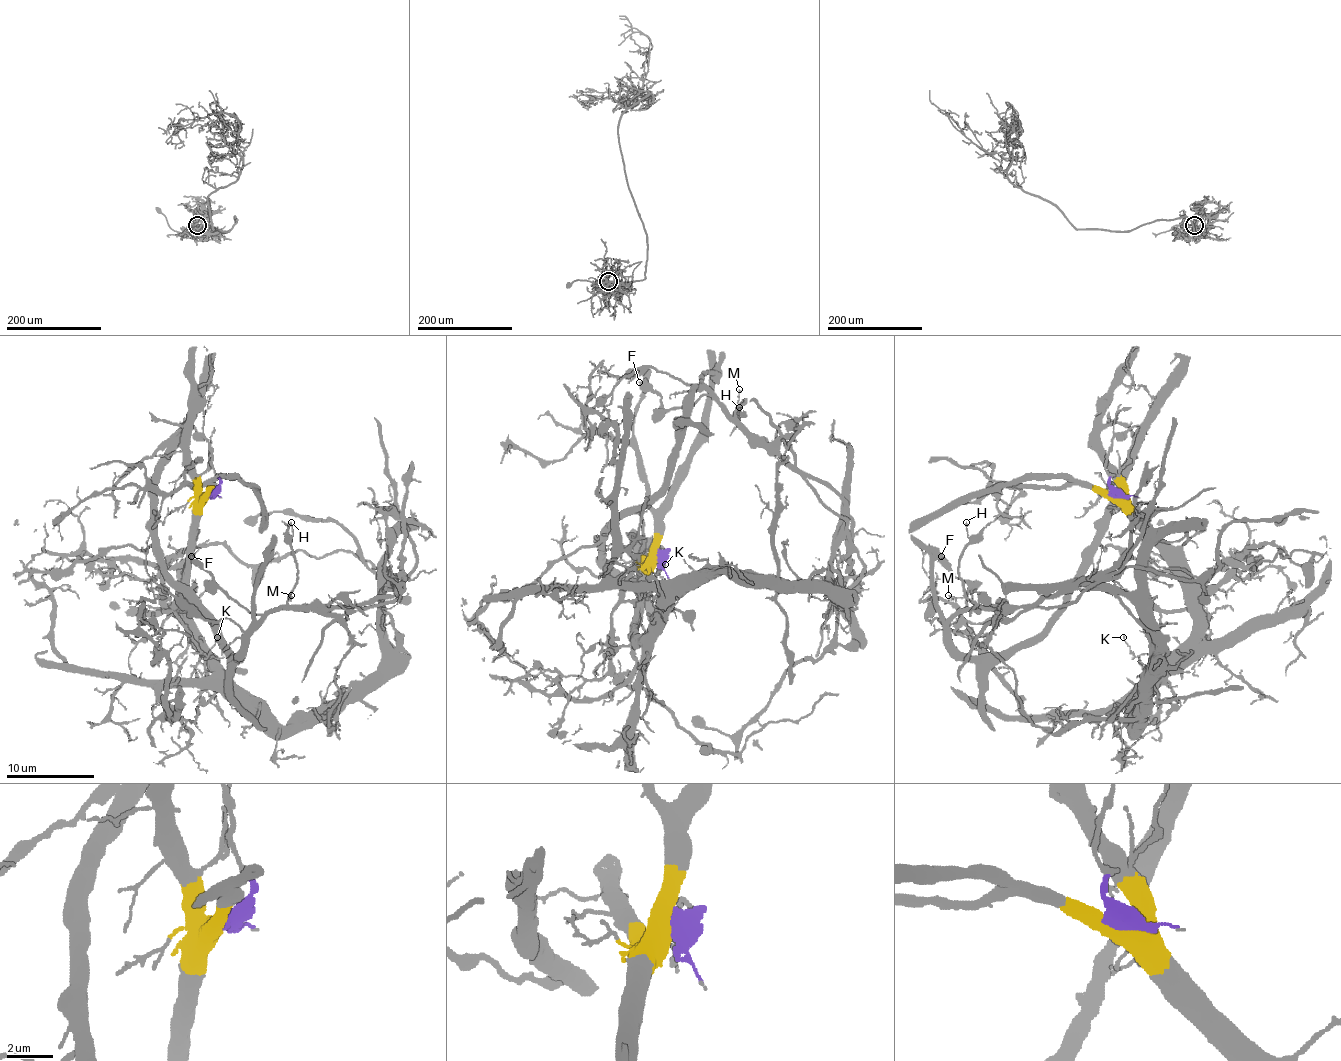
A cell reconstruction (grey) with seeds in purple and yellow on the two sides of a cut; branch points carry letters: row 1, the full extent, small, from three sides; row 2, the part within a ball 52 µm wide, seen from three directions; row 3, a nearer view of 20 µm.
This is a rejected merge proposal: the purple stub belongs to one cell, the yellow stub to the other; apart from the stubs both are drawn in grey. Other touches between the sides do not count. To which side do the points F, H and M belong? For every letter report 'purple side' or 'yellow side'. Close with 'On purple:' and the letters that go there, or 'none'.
F: purple side
H: purple side
M: purple side
On purple: F, H, M

